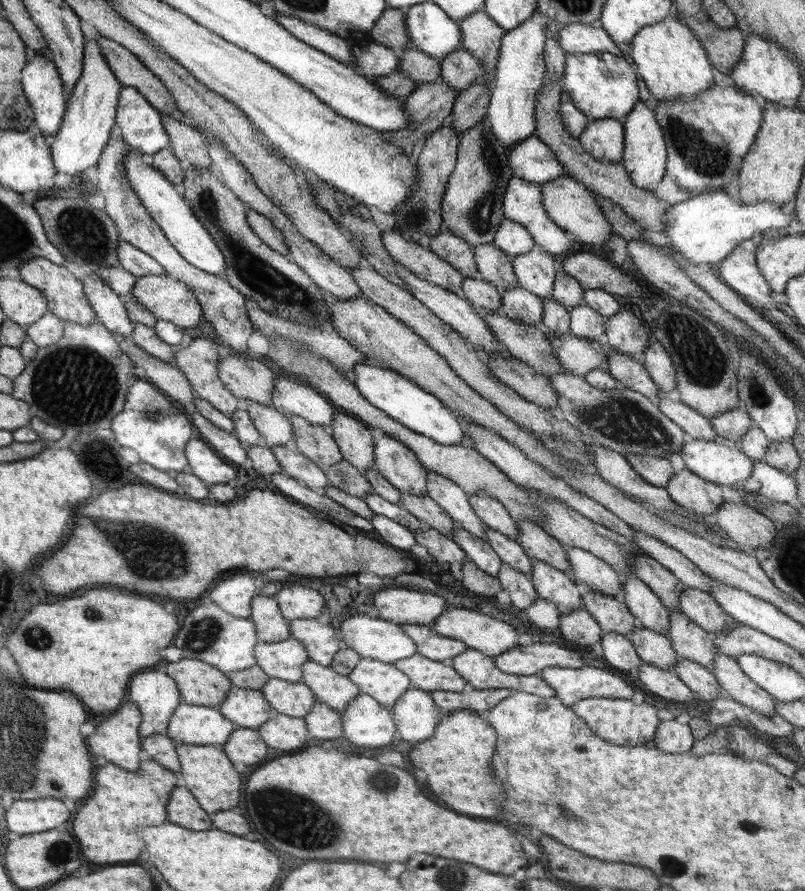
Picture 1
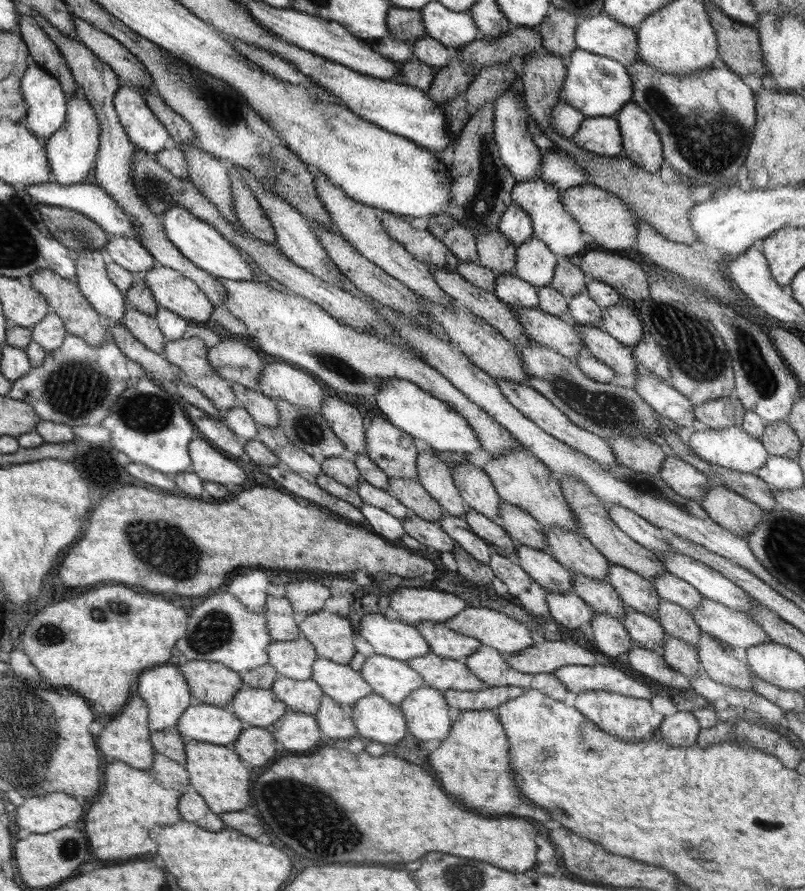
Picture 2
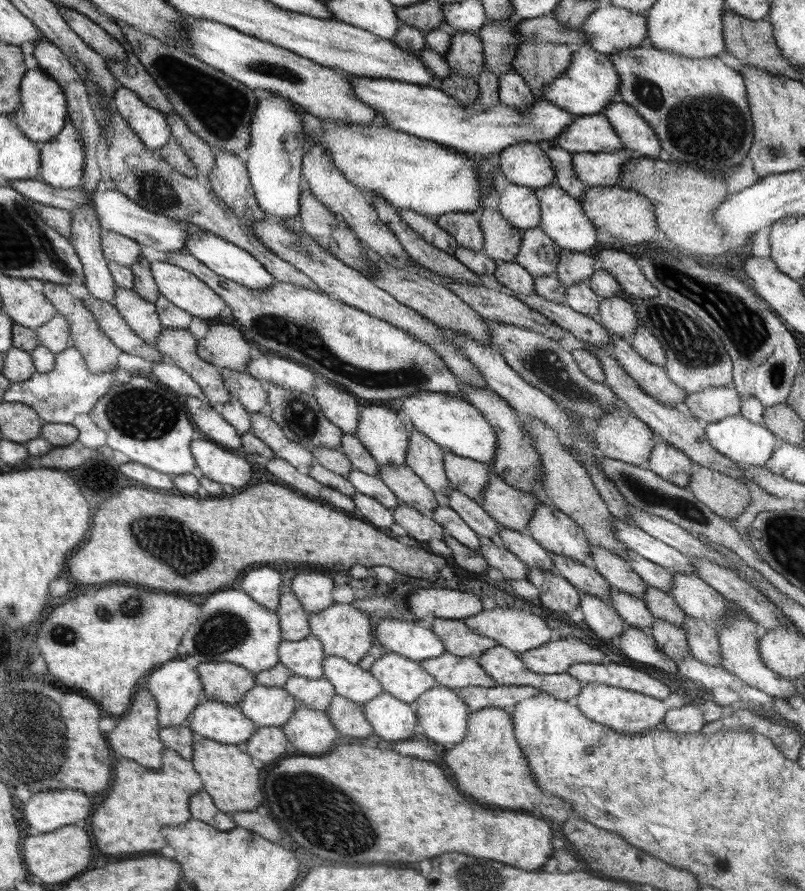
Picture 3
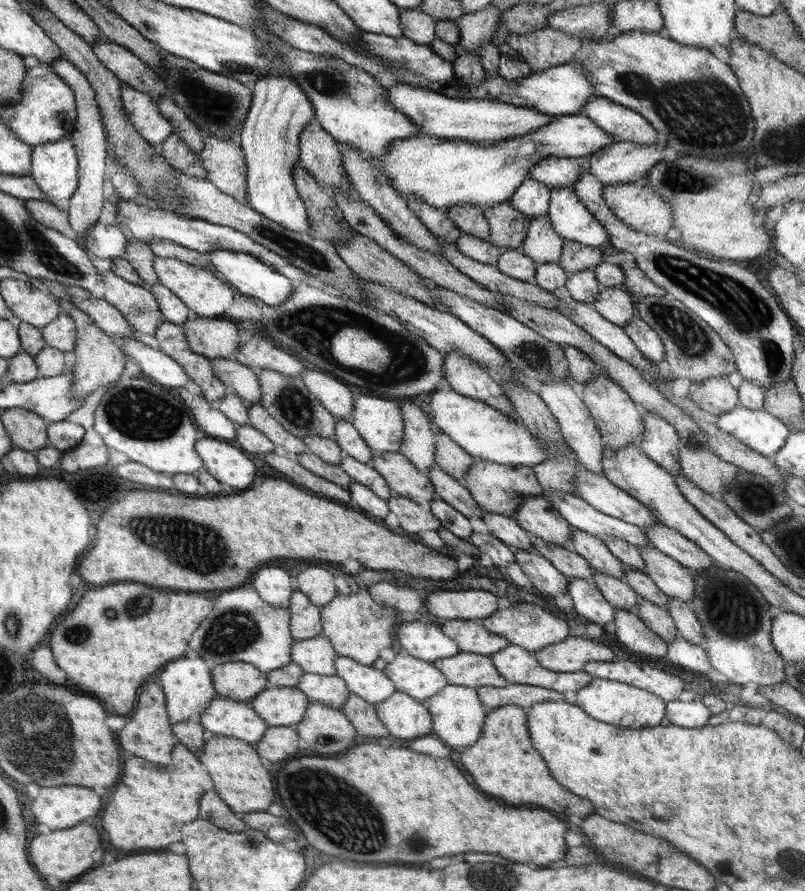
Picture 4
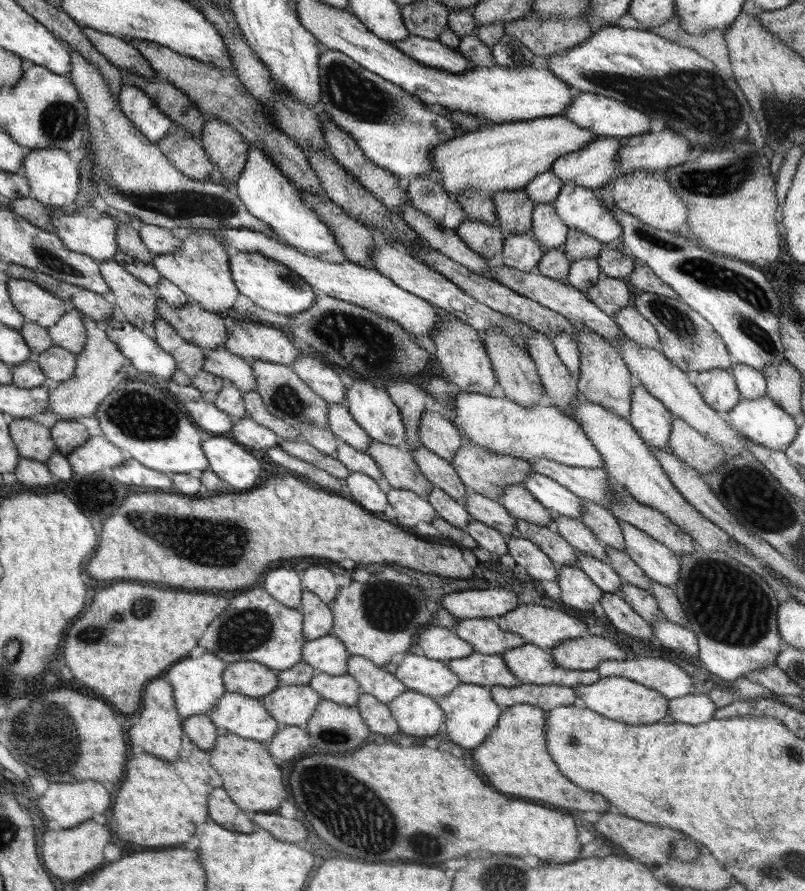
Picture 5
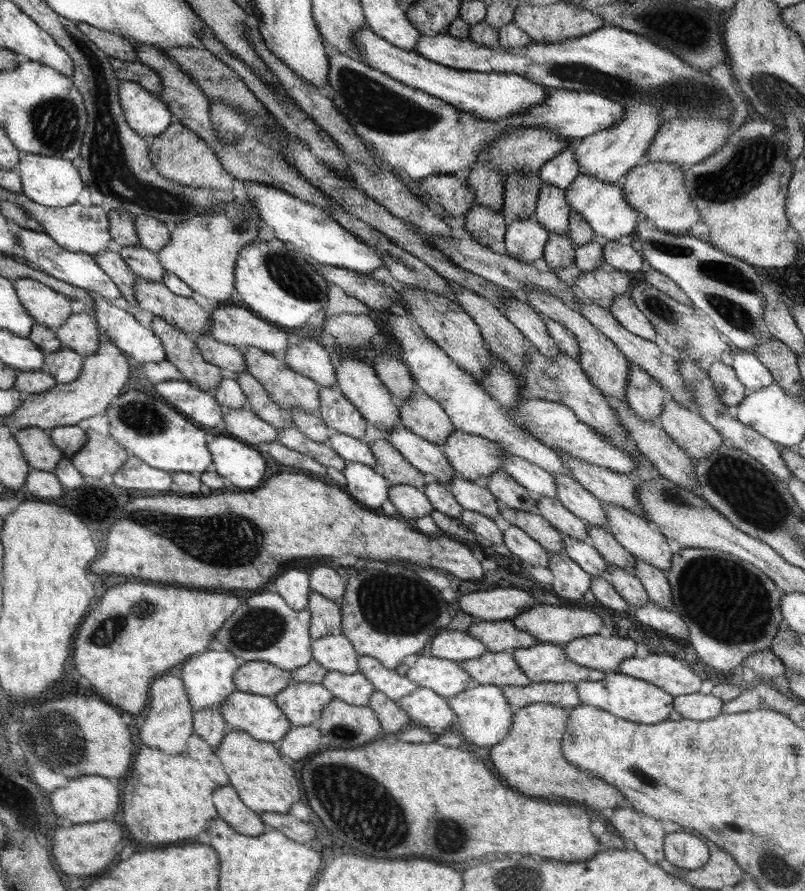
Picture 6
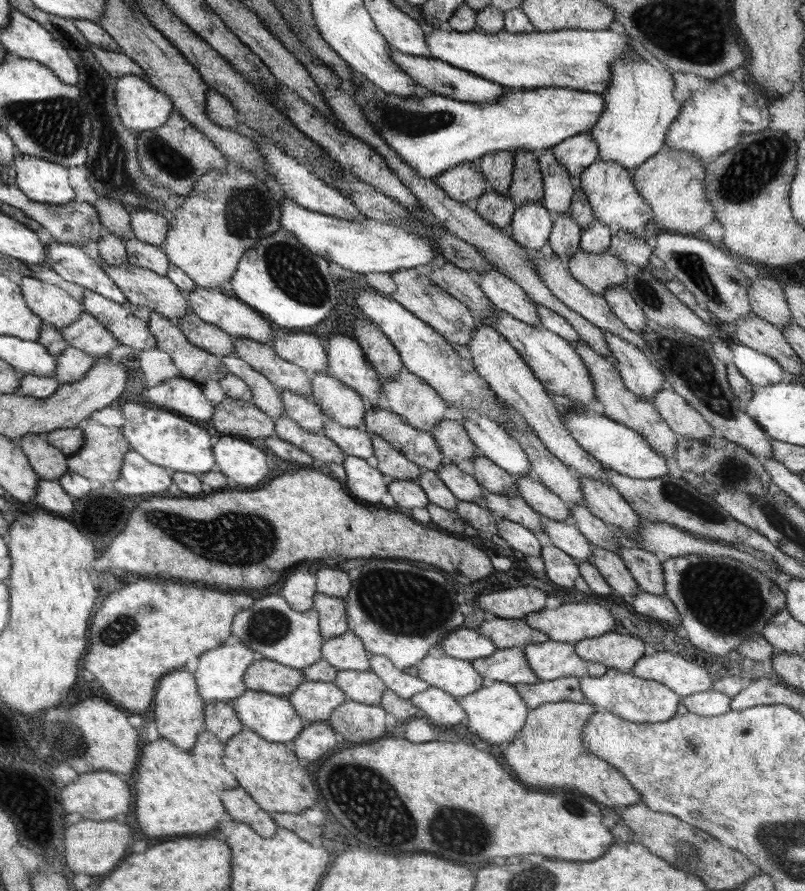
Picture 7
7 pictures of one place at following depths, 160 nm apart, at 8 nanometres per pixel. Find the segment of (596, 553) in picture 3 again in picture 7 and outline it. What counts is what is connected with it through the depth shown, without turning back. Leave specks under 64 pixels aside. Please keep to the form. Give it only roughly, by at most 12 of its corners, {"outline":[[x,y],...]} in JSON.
{"outline":[[532,475],[516,477],[519,496],[548,519],[564,523],[571,506]]}

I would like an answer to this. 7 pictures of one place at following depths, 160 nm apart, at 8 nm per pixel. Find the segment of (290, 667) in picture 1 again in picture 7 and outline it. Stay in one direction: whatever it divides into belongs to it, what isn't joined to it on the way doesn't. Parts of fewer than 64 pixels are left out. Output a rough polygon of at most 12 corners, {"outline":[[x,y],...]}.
{"outline":[[350,630],[323,642],[338,671],[370,671],[370,656]]}

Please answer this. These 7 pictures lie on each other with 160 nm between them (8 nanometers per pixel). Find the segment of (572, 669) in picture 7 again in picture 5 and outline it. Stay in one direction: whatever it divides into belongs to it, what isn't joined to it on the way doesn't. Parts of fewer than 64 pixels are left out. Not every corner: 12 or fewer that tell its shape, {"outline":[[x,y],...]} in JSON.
{"outline":[[524,643],[502,653],[524,684],[575,687],[594,670],[566,670],[550,649]]}

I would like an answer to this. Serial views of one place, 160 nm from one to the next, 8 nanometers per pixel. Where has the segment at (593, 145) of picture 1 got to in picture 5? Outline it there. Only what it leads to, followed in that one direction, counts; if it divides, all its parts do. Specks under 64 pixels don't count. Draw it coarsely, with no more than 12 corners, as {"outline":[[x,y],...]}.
{"outline":[[562,115],[436,145],[452,196],[526,188],[597,137]]}

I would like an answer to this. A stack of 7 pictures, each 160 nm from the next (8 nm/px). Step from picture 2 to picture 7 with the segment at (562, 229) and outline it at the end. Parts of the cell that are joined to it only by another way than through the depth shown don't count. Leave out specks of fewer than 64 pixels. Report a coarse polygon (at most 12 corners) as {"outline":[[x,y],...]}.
{"outline":[[598,159],[575,181],[595,218],[638,232],[653,216],[631,170]]}

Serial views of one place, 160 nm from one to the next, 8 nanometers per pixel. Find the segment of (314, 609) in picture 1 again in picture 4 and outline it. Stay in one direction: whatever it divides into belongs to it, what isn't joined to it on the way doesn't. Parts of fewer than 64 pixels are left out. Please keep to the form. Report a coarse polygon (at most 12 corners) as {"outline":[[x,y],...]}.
{"outline":[[320,566],[297,572],[298,591],[316,606],[338,597],[334,576]]}

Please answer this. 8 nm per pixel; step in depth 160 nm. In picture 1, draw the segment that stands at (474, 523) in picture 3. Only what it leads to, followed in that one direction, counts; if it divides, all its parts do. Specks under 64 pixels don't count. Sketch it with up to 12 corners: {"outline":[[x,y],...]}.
{"outline":[[488,527],[486,541],[503,563],[530,576],[532,561],[521,544]]}

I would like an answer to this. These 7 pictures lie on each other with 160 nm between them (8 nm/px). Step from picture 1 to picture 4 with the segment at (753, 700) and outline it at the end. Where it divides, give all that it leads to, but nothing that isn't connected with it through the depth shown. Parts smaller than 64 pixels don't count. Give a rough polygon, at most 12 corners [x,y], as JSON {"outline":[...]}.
{"outline":[[668,597],[664,608],[674,619],[680,637],[704,644],[702,623],[690,605]]}

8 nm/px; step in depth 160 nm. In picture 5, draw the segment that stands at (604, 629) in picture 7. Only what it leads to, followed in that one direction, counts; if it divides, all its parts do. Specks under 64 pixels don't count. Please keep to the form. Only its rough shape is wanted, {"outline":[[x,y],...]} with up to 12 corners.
{"outline":[[519,604],[494,621],[526,644],[553,649],[588,635],[566,610]]}

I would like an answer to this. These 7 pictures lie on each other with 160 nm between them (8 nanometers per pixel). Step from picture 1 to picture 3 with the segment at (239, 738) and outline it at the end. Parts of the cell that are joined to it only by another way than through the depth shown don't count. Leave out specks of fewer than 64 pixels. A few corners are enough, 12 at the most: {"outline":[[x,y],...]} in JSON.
{"outline":[[256,727],[242,747],[259,764],[296,754],[281,727]]}

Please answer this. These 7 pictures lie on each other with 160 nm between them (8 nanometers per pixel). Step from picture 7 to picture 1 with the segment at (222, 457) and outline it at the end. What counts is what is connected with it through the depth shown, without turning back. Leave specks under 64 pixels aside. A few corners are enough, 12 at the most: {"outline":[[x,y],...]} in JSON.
{"outline":[[197,436],[186,448],[191,474],[226,484],[236,470]]}

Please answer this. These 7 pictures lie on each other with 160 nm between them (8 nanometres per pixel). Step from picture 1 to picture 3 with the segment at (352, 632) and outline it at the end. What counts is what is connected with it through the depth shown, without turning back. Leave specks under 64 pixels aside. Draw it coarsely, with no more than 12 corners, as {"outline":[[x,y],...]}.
{"outline":[[391,616],[376,626],[388,653],[414,662],[447,652],[425,621]]}

